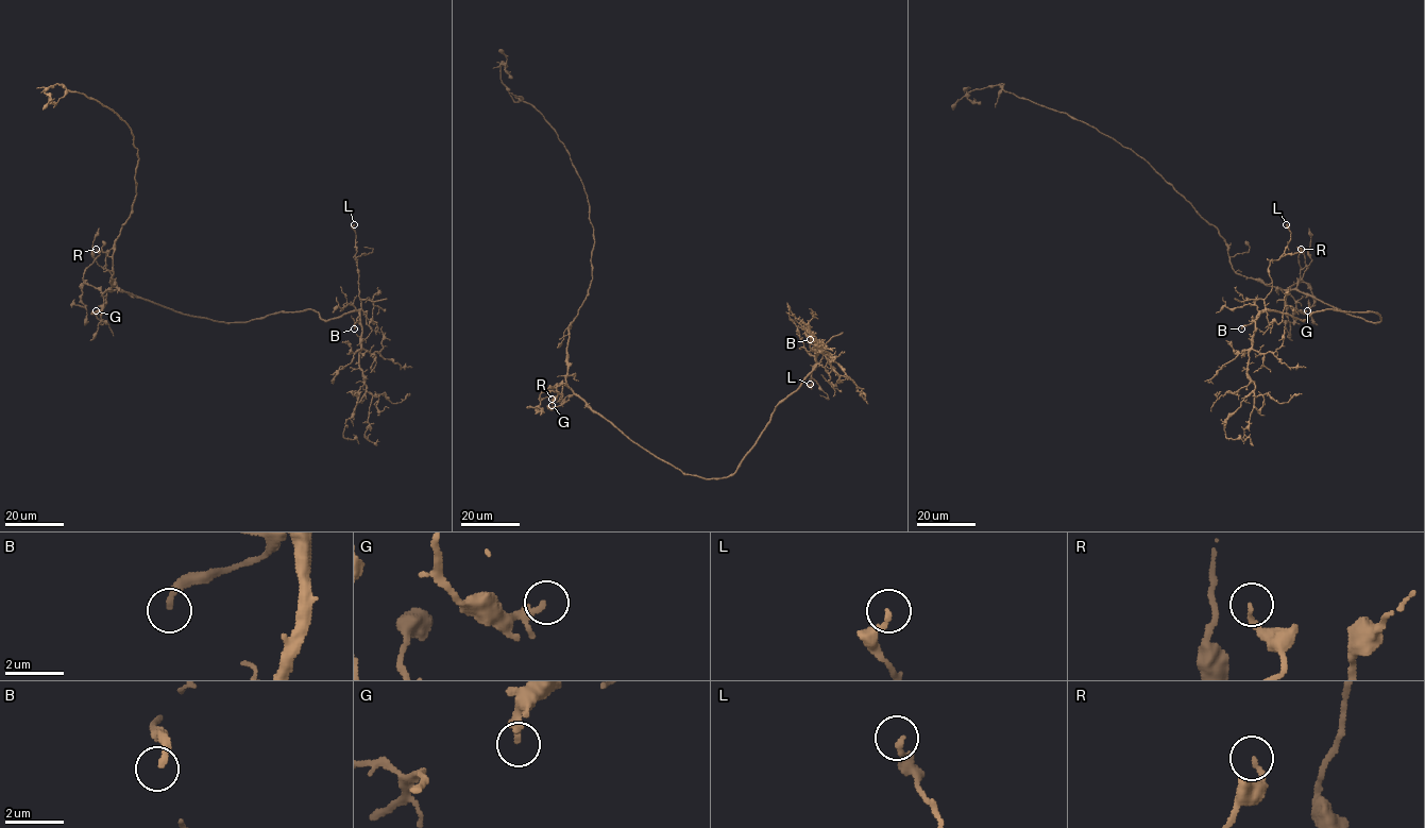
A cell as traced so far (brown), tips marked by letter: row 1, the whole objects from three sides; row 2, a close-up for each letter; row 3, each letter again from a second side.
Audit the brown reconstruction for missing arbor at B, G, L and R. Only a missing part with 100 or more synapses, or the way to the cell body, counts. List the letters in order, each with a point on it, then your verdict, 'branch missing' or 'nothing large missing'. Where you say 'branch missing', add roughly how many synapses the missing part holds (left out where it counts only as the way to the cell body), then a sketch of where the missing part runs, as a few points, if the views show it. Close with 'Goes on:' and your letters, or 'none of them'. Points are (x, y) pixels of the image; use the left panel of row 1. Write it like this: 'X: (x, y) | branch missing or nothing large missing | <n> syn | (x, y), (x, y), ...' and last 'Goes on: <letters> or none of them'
B: (354, 328) | nothing large missing
G: (96, 310) | nothing large missing
L: (354, 224) | nothing large missing
R: (96, 249) | nothing large missing
Goes on: none of them

